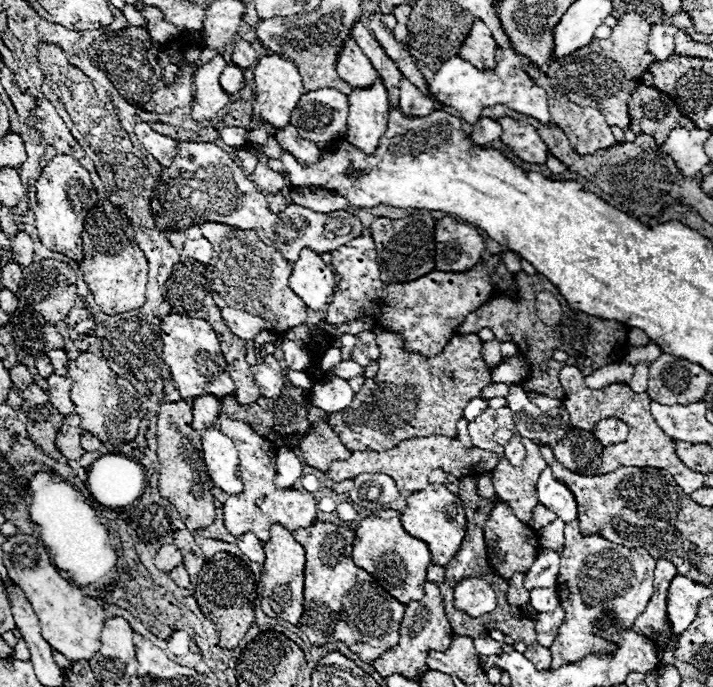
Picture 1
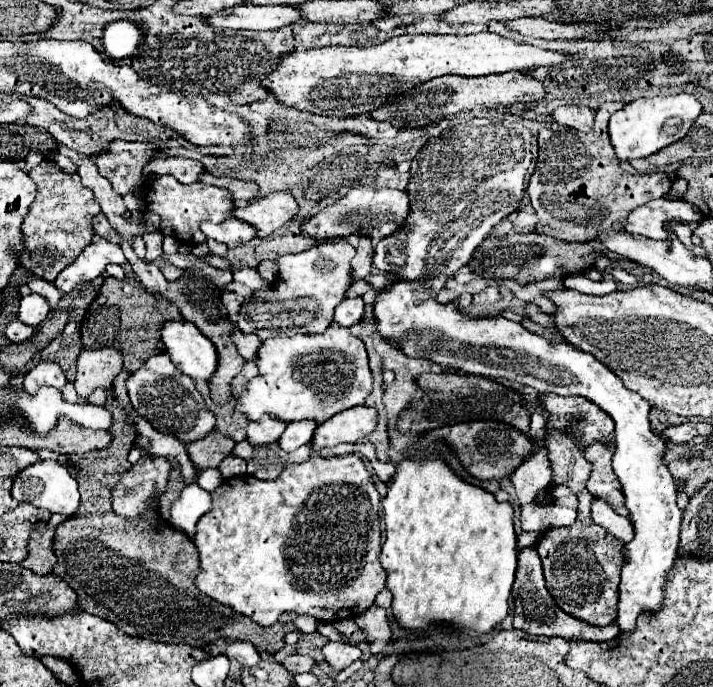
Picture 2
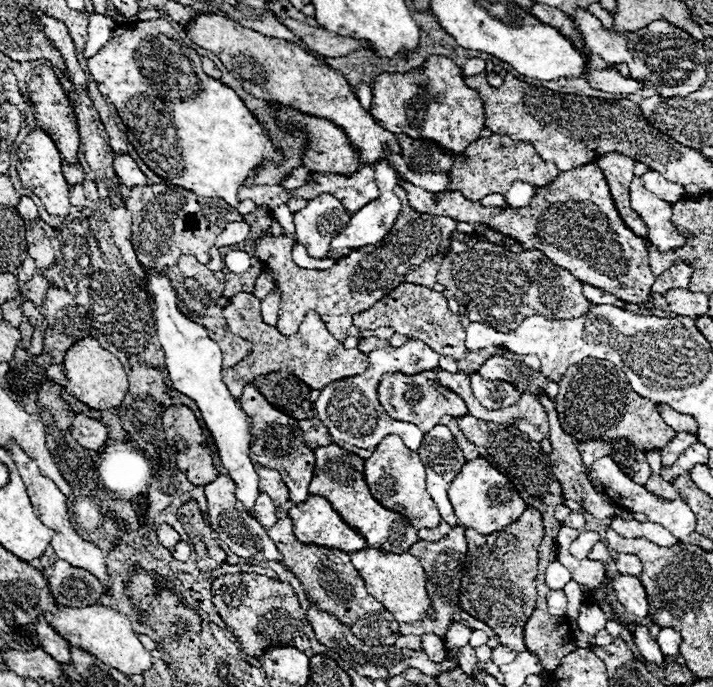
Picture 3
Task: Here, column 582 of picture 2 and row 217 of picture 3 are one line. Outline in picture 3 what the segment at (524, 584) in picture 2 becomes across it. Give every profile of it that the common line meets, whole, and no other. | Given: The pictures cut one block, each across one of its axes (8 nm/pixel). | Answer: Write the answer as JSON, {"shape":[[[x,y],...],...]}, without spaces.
{"shape":[[[608,152],[608,154],[600,156],[596,160],[596,164],[600,164],[600,170],[604,172],[604,178],[610,184],[614,204],[616,204],[624,224],[628,224],[628,228],[632,228],[632,232],[636,232],[638,236],[646,236],[648,228],[646,228],[644,220],[630,206],[628,184],[634,180],[634,172],[632,172],[634,160],[630,160],[624,154],[618,154],[618,152]]]}

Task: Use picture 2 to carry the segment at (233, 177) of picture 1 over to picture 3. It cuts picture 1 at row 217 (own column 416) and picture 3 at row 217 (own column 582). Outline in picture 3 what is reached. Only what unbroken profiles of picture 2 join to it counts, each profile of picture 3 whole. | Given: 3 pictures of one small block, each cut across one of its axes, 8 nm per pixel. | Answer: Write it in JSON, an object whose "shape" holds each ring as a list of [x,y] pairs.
{"shape":[[[380,160],[378,164],[372,166],[374,168],[374,180],[376,184],[382,184],[382,196],[368,202],[364,208],[360,208],[358,212],[352,214],[352,220],[350,224],[344,228],[344,232],[340,232],[340,236],[336,236],[336,240],[332,240],[330,248],[336,250],[336,248],[362,248],[362,246],[370,246],[370,244],[376,244],[380,242],[388,232],[390,228],[394,226],[396,218],[398,218],[398,212],[400,212],[400,200],[396,198],[394,194],[394,186],[396,186],[396,170],[388,164],[388,160]]]}

